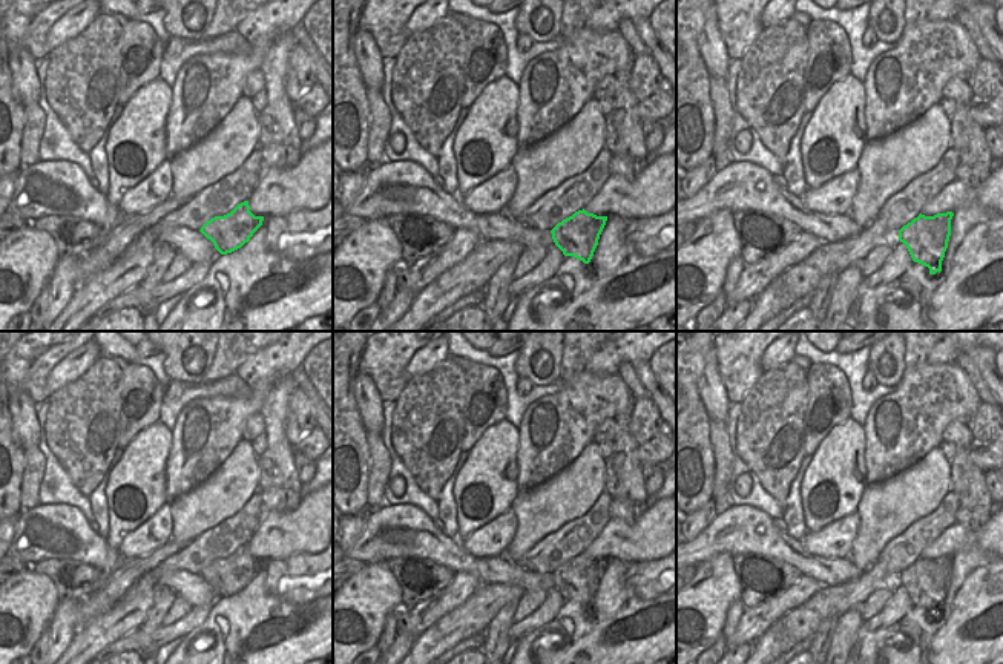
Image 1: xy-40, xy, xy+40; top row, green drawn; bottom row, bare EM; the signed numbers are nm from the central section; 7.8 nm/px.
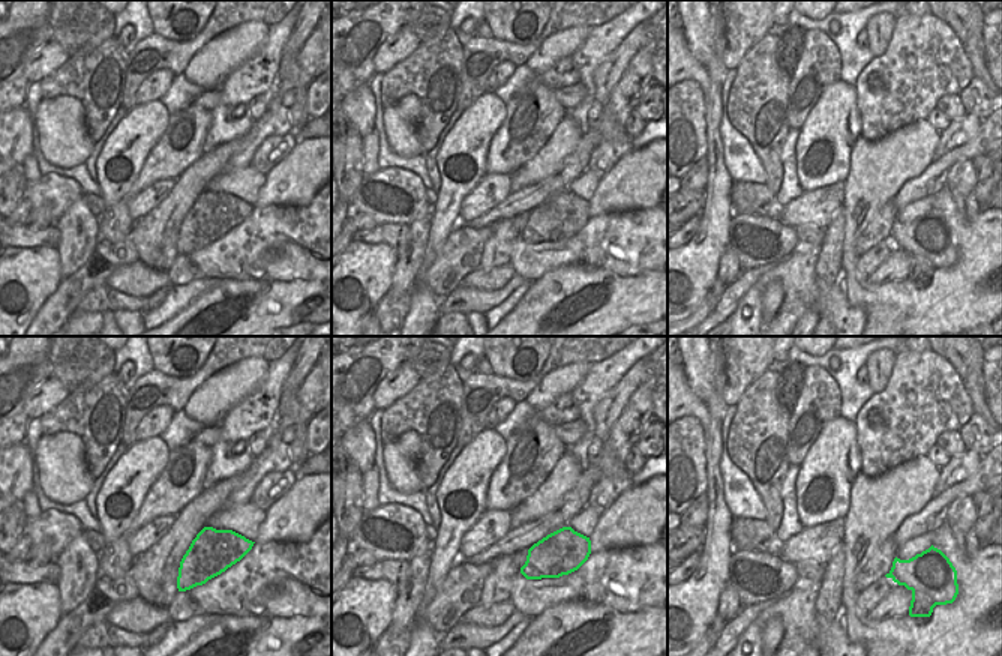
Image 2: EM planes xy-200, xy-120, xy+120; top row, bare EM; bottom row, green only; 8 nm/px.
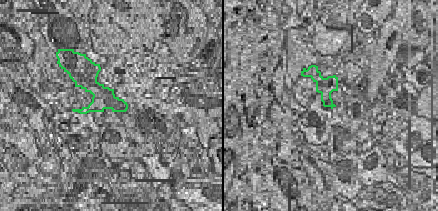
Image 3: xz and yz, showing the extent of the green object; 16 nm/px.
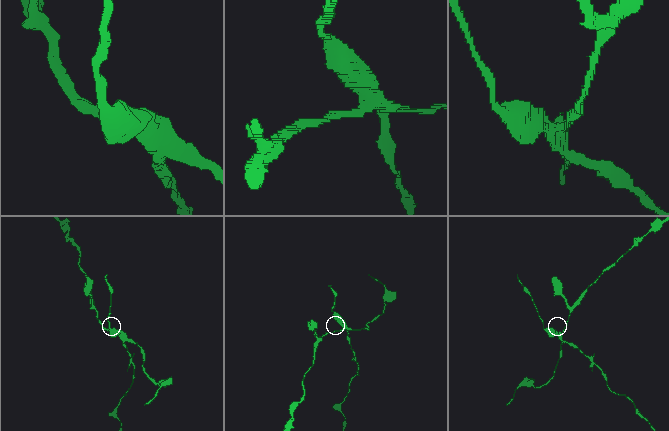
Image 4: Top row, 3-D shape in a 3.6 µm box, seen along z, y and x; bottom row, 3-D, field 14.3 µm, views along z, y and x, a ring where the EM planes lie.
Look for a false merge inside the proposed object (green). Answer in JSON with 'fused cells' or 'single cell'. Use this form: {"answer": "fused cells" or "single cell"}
{"answer": "fused cells"}

